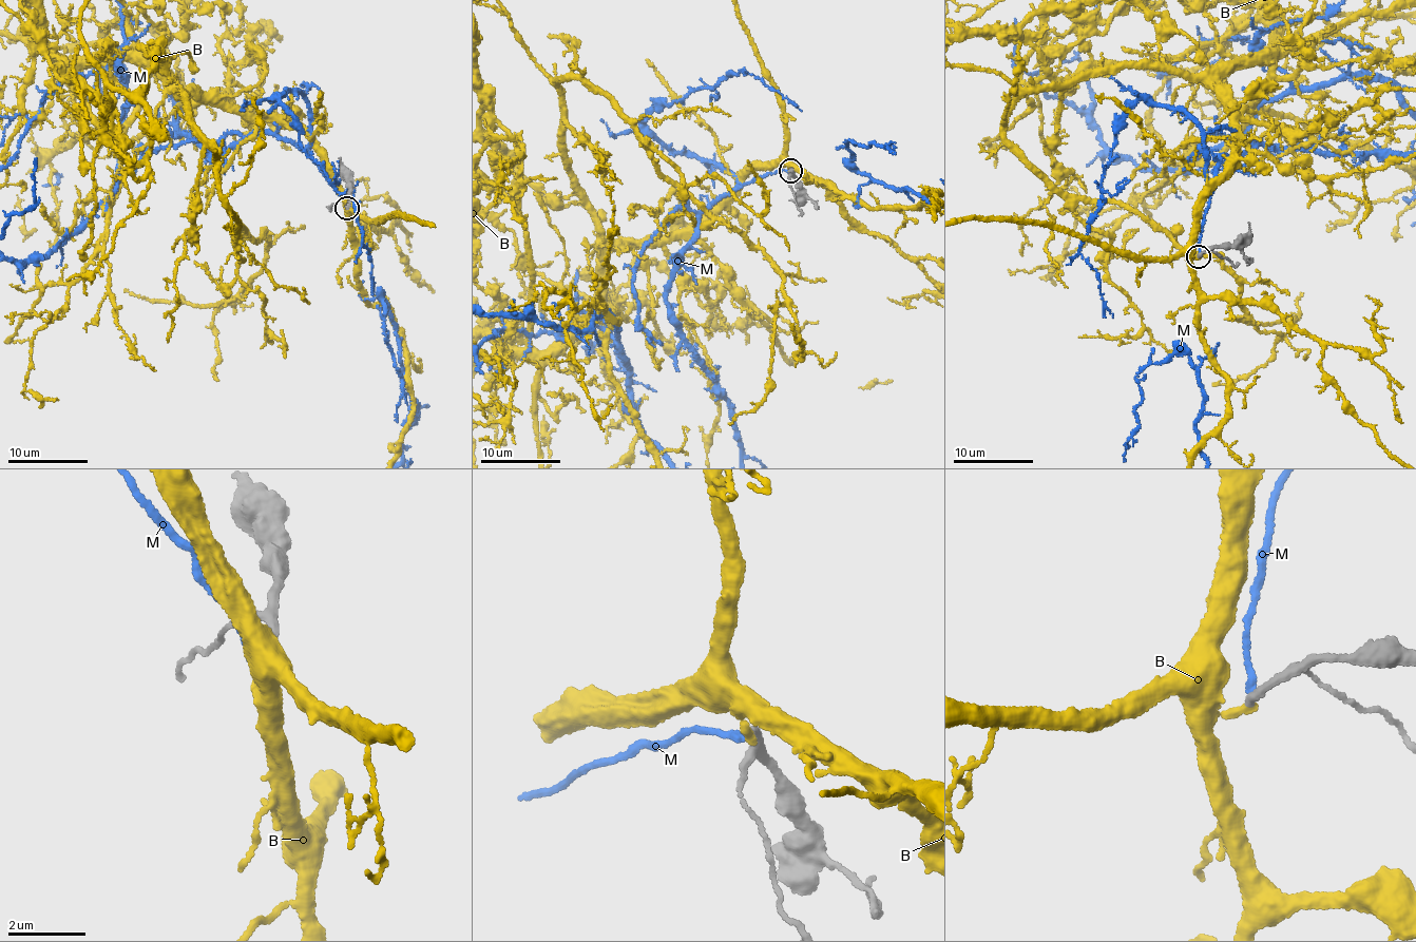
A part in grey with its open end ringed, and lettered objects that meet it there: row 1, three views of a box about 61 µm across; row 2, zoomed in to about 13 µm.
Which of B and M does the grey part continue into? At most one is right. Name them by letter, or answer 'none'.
B

